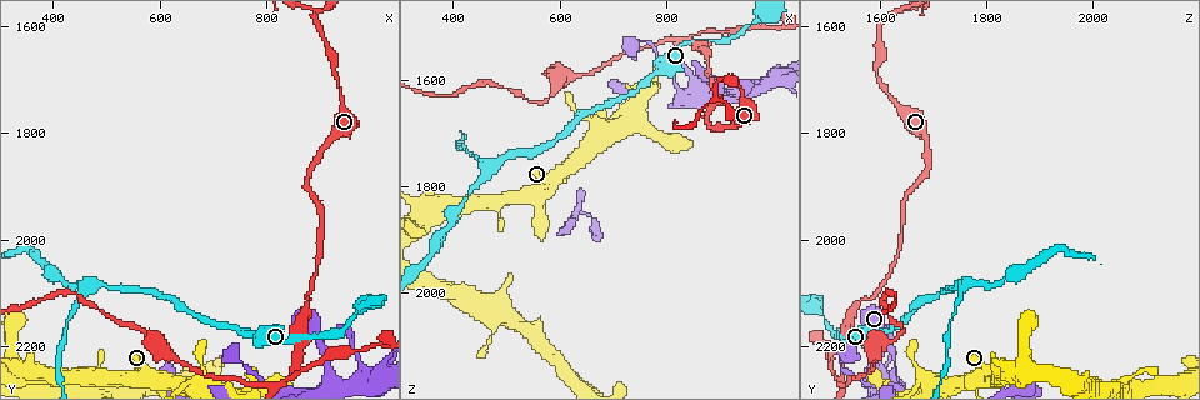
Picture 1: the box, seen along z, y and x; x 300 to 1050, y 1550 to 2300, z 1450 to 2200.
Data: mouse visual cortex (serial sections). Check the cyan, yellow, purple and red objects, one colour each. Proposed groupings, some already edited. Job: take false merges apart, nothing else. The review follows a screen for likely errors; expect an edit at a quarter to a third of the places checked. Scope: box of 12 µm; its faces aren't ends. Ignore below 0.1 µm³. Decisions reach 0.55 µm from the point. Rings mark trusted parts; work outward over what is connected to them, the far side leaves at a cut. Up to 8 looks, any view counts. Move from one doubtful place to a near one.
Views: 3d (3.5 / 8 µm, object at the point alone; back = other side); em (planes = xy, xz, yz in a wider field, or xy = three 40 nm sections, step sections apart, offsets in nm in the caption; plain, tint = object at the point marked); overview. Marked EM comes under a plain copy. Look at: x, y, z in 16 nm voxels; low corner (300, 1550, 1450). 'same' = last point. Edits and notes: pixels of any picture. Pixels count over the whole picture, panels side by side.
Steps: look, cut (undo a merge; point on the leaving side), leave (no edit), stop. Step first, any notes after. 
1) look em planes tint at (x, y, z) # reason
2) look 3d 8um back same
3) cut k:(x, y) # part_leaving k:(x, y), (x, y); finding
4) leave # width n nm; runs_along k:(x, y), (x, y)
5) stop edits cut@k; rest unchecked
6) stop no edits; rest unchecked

look 3d 3.5um at (845, 2255, 1520) # abrupt turn

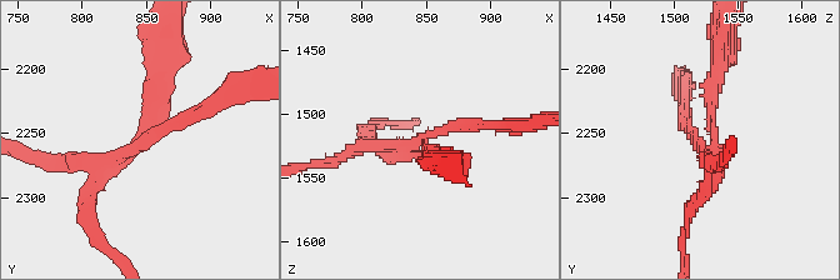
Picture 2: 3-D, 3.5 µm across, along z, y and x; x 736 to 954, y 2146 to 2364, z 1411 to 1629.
look em xy step 3 tint at (846, 2260, 1520) # arms 3; arm_widths 150, 150, 200 nm; shape alone is not enough

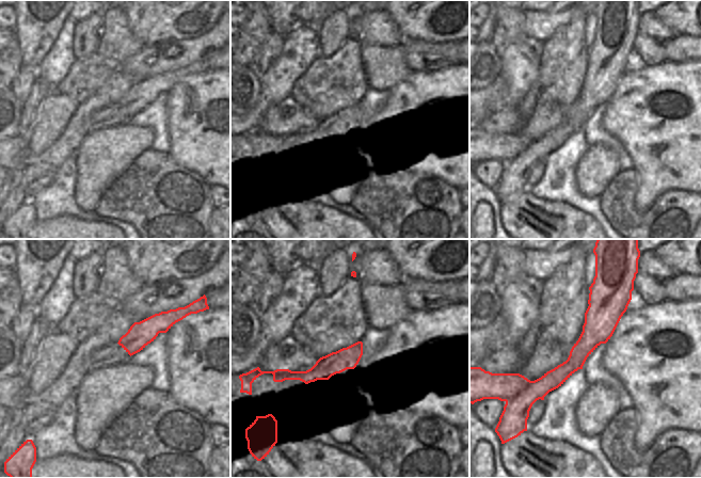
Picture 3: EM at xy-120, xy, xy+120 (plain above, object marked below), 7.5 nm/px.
cut 2:(333, 160) # border 3:(545, 394), (529, 402), (523, 402); a second cell is stuck on

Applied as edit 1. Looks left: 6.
look 3d 3.5um back at (445, 2120, 1745) # sudden change in width

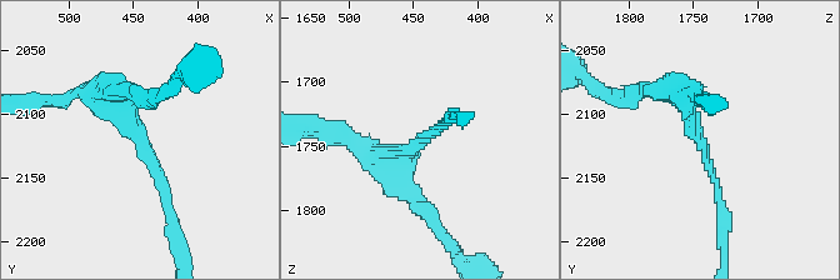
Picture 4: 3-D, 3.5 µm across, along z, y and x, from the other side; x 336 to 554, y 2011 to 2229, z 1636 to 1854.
look em xy step 2 tint at (440, 2122, 1744) # arm_widths 150, 350 nm

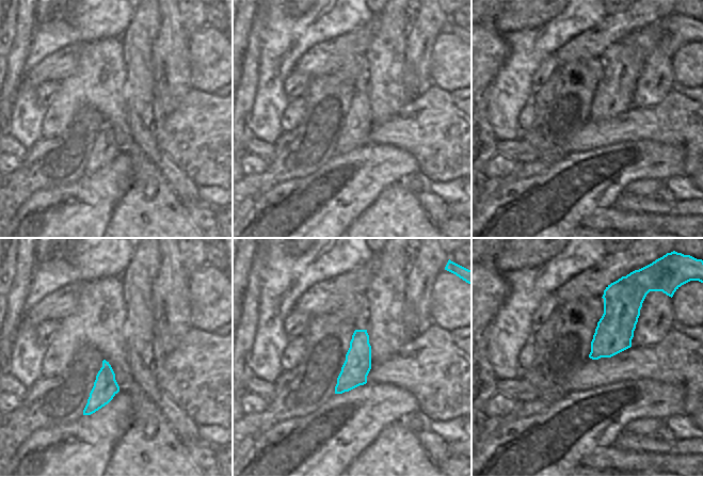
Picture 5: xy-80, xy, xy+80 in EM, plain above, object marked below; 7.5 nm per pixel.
leave # runs_along 4:(93, 91), (128, 110), (170, 214); one cell here

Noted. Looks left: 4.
look 3d 3.5um at (990, 2260, 1605) # sharp bend

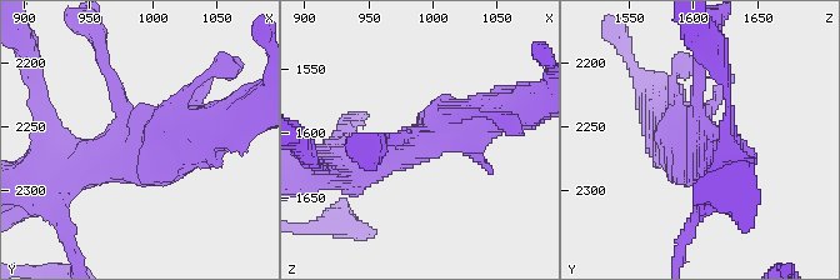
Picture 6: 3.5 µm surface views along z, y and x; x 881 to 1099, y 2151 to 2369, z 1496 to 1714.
look em planes tint at (988, 2260, 1608)

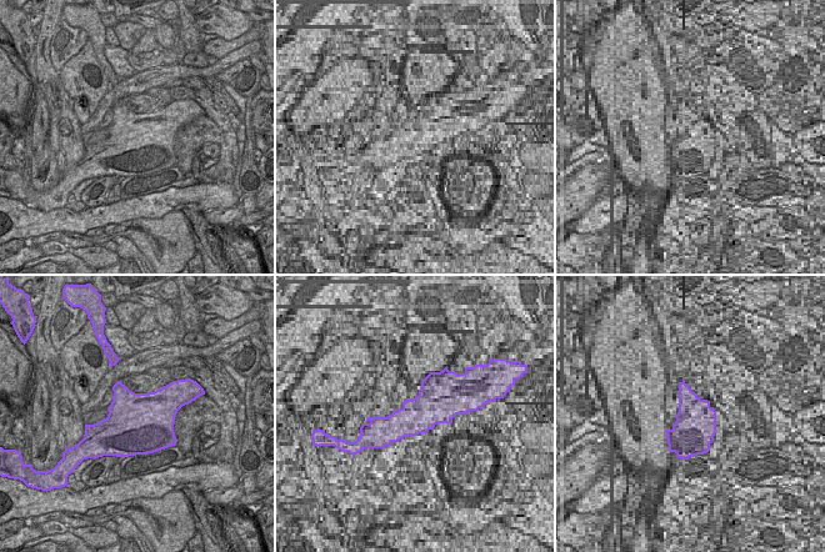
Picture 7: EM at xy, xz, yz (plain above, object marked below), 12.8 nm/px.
leave # width 800 nm; runs_along 6:(349, 170), (483, 113); all the same cell

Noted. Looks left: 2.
stop edits cut@2; rest unchecked

